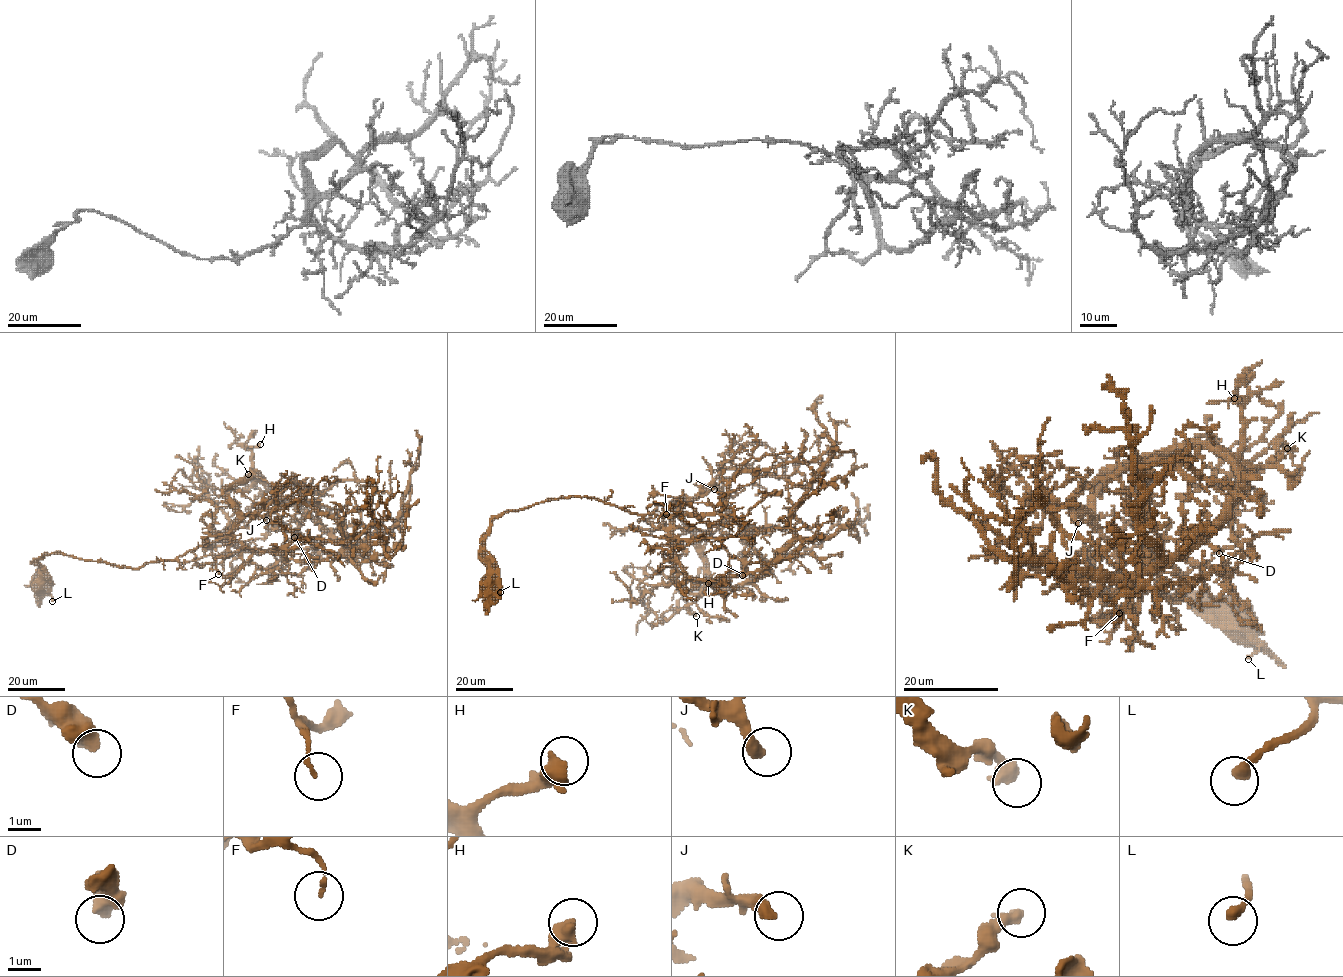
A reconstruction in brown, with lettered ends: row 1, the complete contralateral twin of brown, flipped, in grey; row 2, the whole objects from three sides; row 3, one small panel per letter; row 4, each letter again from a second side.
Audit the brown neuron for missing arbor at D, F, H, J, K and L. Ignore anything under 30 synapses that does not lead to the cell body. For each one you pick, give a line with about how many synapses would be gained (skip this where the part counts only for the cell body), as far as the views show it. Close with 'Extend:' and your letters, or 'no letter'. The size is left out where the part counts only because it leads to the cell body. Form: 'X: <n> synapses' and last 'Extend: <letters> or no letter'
J: 30 synapses
Extend: J

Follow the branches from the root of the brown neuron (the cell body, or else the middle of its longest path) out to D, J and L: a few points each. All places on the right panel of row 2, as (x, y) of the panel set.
D: (1239, 629), (1116, 578), (1089, 604), (1123, 560), (1094, 515), (1112, 469), (1225, 457), (1219, 553)
J: (1239, 629), (1116, 578), (1089, 604), (1117, 581), (1123, 553), (1089, 515), (1078, 523)
L: (1239, 629), (1259, 647), (1248, 659)

